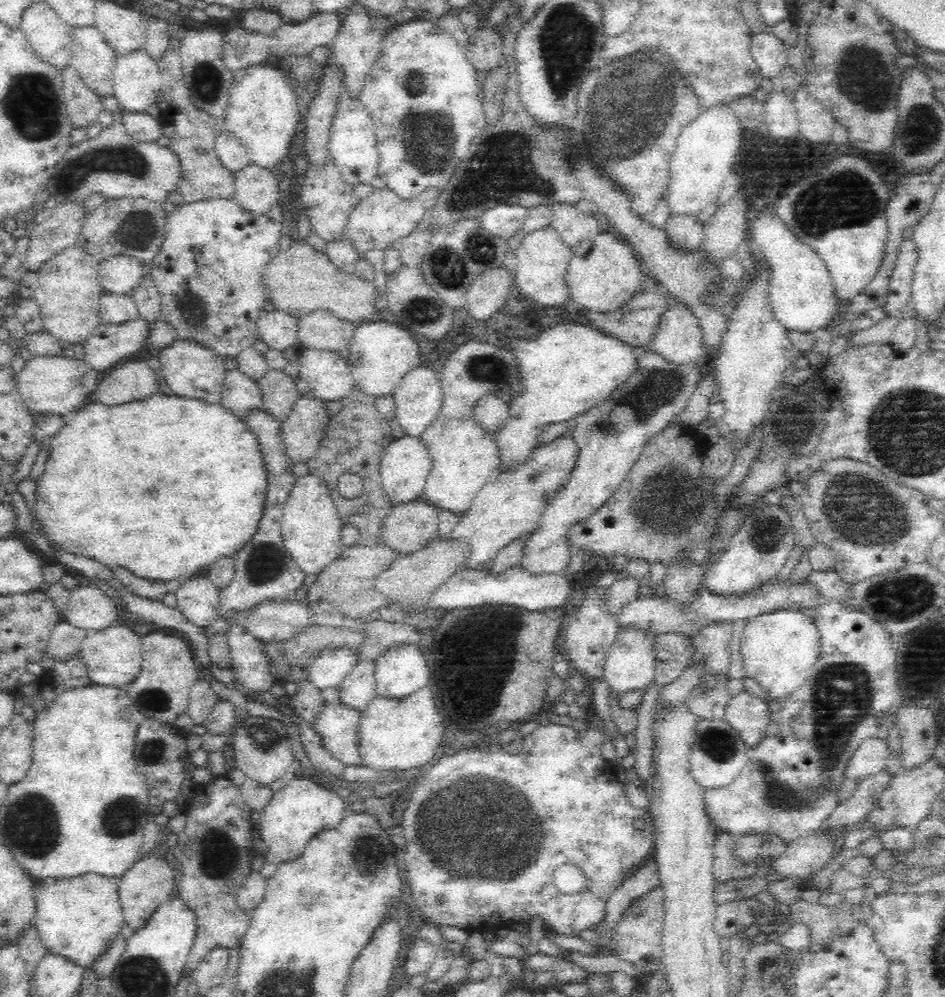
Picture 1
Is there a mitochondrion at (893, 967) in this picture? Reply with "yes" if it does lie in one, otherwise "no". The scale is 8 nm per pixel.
no

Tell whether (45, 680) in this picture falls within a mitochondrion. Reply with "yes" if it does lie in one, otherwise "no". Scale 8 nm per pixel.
no

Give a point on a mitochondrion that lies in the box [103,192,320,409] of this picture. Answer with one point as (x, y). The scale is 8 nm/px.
(135, 230)

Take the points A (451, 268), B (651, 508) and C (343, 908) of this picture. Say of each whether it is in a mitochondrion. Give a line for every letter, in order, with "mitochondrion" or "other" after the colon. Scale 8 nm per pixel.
A: mitochondrion
B: mitochondrion
C: other

